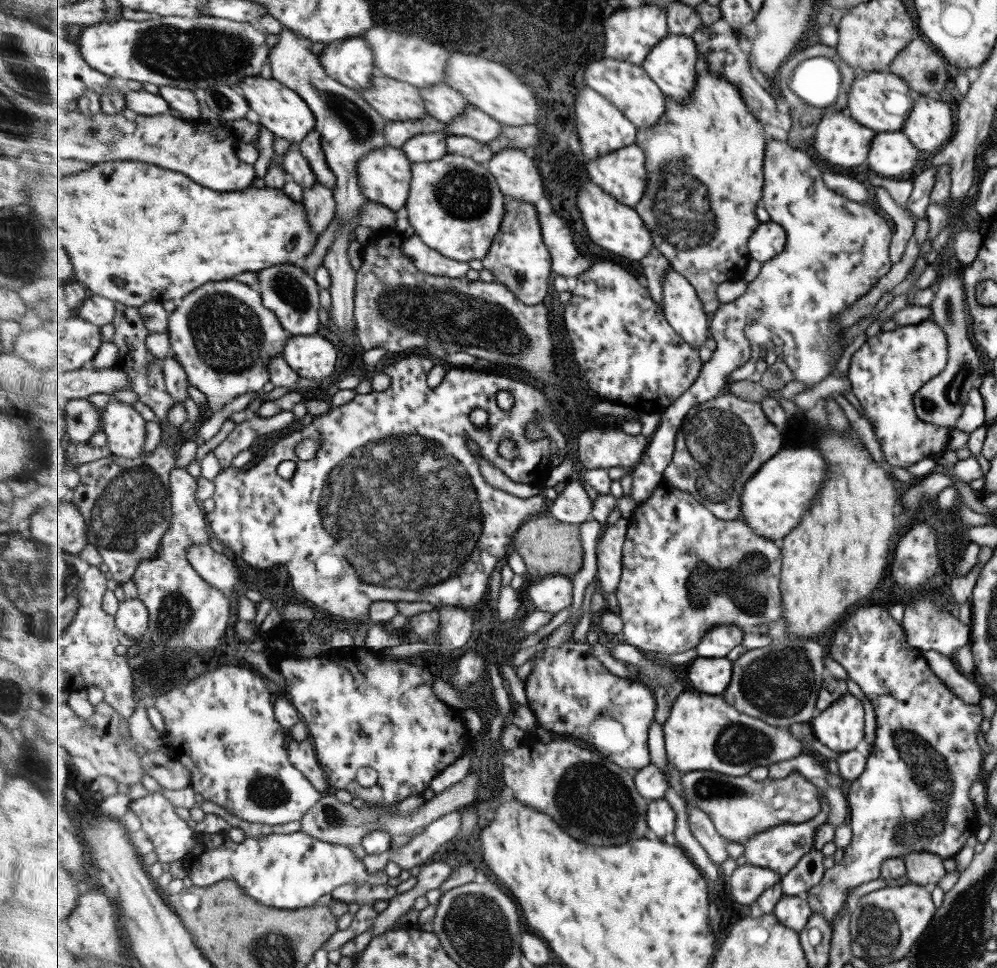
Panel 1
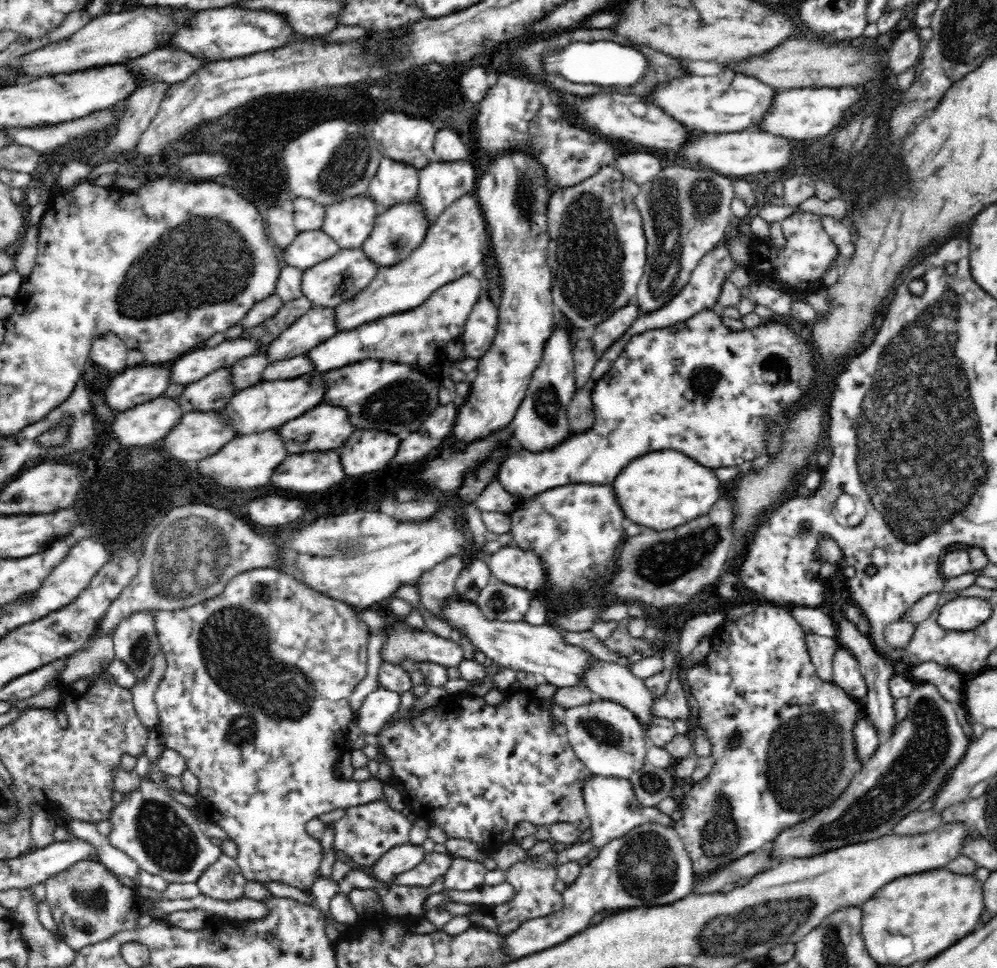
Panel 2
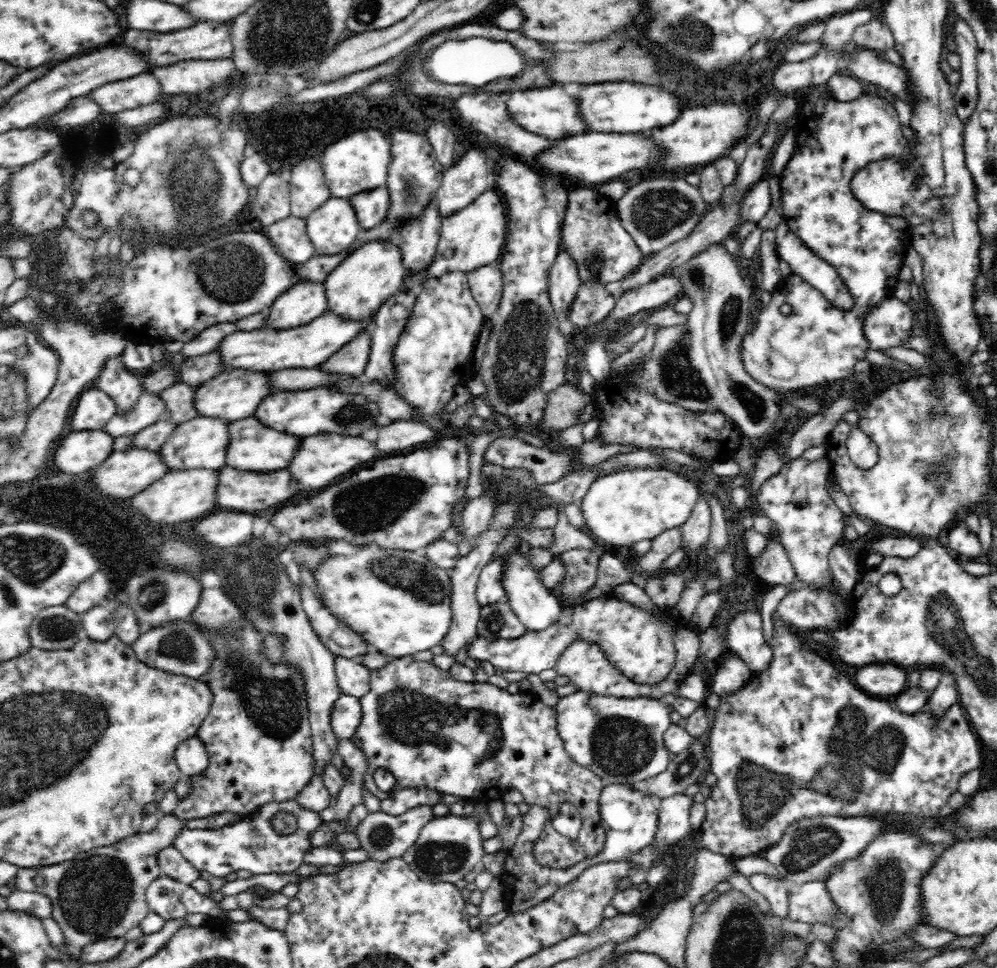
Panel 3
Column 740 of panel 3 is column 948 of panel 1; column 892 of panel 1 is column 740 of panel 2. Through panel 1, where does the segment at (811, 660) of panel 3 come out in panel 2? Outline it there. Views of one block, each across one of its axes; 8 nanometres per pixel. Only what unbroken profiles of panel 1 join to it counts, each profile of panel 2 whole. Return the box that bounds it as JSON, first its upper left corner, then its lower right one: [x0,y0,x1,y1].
[672,602,864,874]

